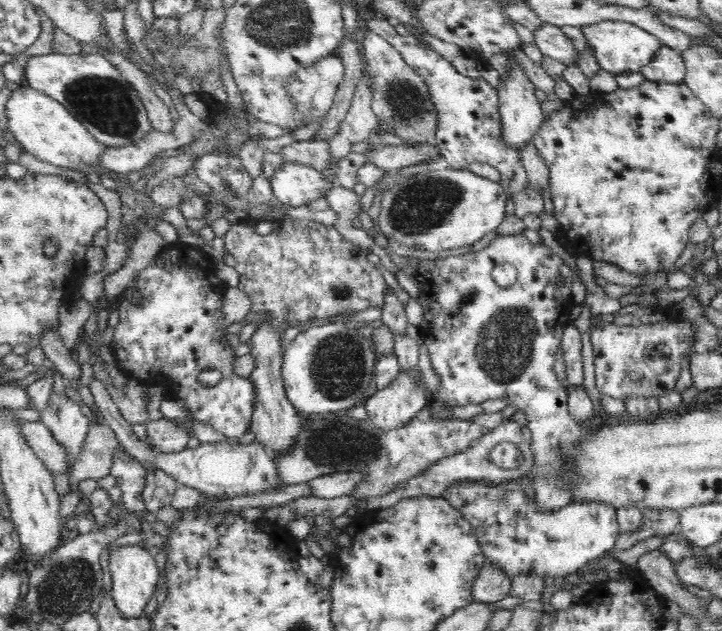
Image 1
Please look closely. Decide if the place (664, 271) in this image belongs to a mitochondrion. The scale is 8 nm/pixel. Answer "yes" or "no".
no

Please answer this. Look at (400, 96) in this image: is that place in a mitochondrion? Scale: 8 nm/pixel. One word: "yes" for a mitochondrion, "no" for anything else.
yes

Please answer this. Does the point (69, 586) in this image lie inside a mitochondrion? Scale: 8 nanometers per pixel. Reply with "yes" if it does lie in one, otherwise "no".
yes

